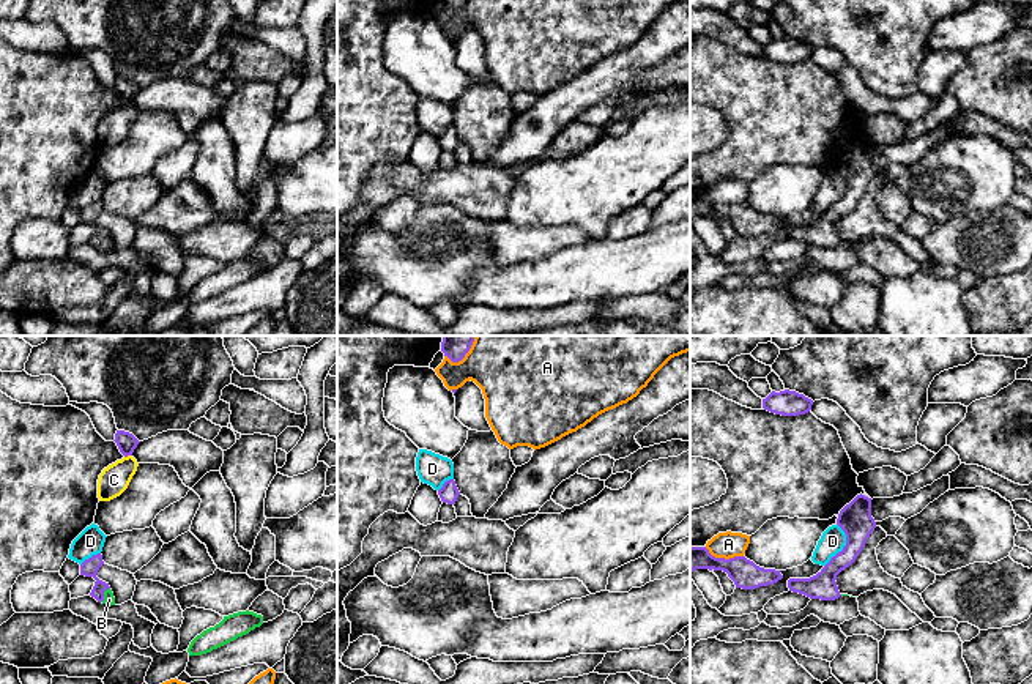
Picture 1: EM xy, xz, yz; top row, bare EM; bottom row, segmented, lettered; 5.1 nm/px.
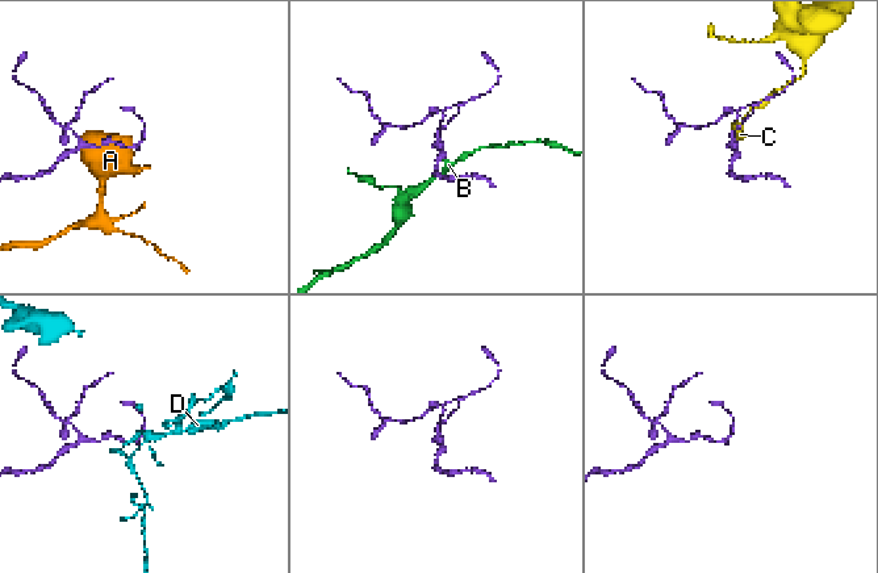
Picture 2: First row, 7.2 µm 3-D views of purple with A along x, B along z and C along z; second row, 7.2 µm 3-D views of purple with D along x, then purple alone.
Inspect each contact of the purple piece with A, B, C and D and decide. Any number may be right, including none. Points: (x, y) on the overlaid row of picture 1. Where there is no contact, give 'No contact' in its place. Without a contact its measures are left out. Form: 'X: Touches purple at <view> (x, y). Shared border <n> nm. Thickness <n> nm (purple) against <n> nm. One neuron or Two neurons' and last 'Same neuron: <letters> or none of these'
A: Touches purple at yz (723, 558). Shared border 200 nm. Thickness 150 nm (purple) against 130 nm. Two neurons
B: Touches purple at xy (103, 594). Shared border 90 nm. Thickness 90 nm (purple) against 60 nm. One neuron
C: Touches purple at xy (128, 454). Shared border 40 nm. Thickness 100 nm (purple) against 150 nm. Two neurons
D: Touches purple at yz (845, 546). Shared border 240 nm. Thickness 170 nm (purple) against 130 nm. Two neurons
Same neuron: B

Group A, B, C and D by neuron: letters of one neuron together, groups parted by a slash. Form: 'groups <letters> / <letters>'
groups A / B / C / D

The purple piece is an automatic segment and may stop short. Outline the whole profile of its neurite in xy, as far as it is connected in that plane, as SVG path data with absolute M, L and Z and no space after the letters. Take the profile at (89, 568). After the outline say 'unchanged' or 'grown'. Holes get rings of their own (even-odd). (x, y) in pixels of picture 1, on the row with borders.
M101 553L93 555L91 558L85 559L80 564L80 575L93 577L96 580L95 586L90 593L91 597L95 597L98 602L102 602L107 605L115 605L115 597L113 597L113 593L112 593L109 583L106 583L96 577L98 571L102 564L104 564L102 555Z; grown

